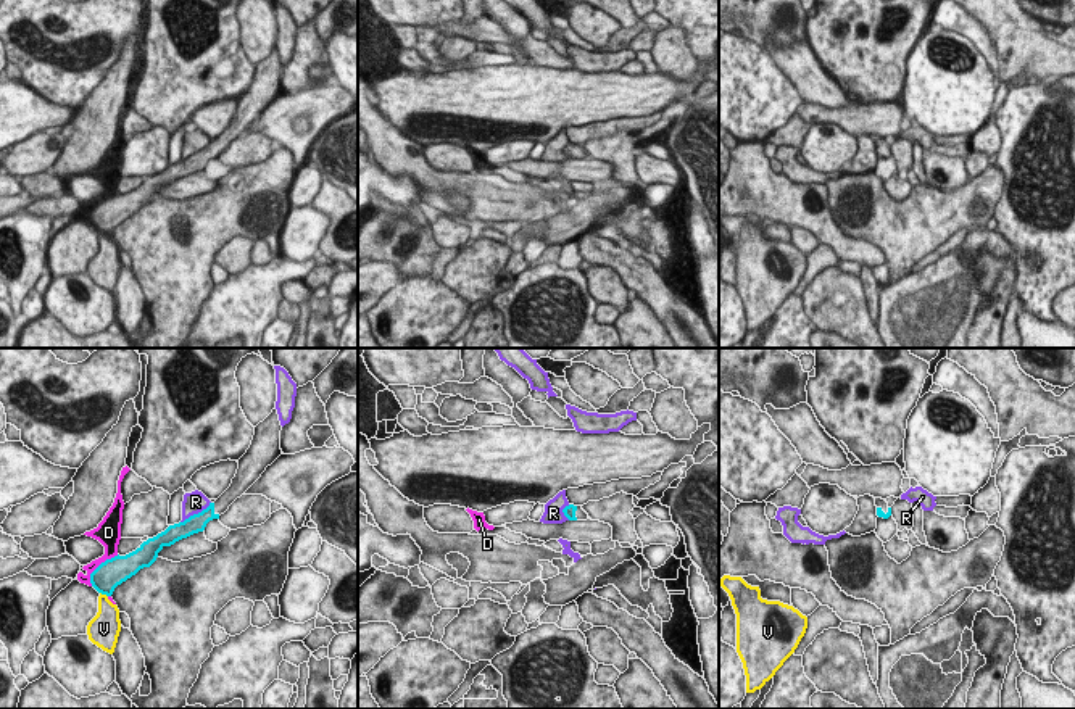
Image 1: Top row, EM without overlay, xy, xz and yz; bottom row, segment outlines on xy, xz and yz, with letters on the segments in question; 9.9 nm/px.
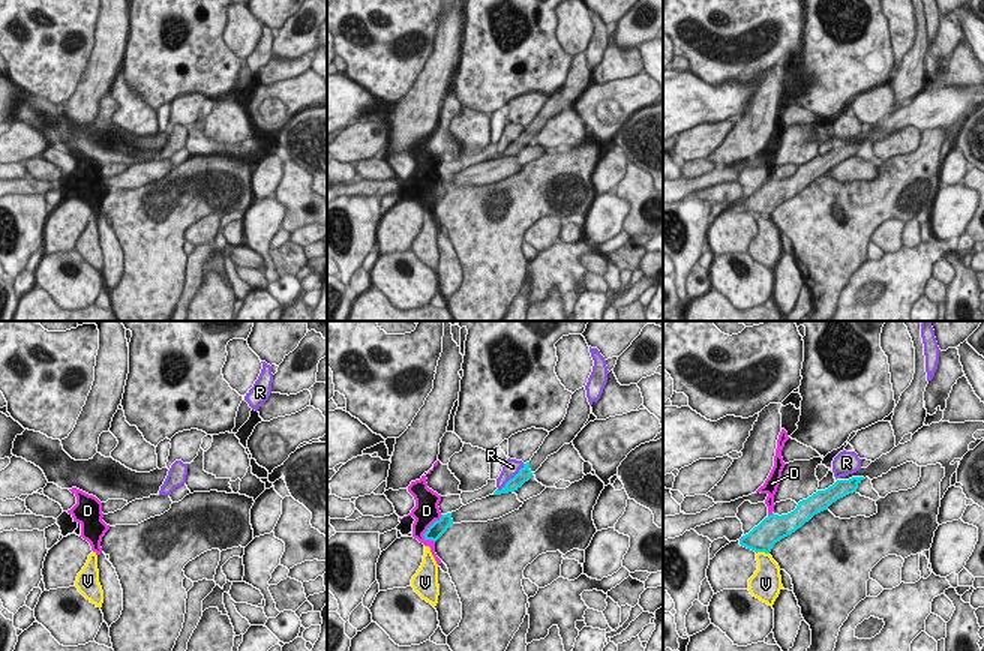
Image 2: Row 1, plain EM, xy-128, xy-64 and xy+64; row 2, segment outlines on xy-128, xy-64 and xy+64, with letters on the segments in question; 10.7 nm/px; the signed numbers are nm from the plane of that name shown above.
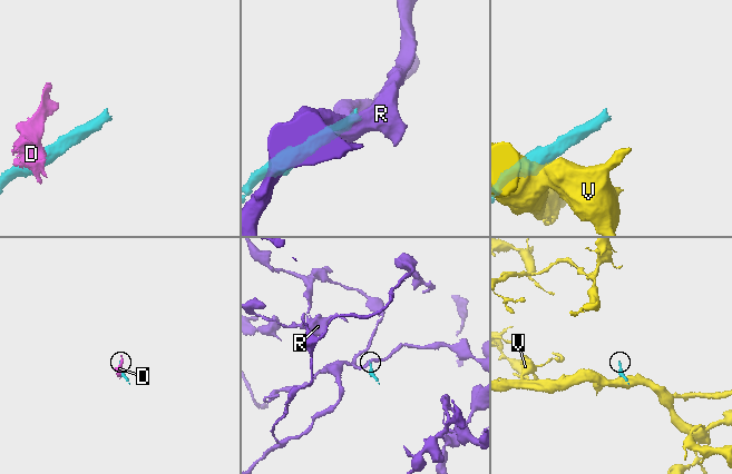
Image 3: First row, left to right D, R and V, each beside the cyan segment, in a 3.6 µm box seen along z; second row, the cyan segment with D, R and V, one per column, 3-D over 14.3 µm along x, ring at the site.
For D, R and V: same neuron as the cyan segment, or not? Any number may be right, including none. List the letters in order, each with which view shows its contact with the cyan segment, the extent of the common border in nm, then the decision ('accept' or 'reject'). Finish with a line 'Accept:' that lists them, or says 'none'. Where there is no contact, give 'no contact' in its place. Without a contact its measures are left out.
D: xy | 420 nm | reject
R: xy | 380 nm | reject
V: xy | 100 nm | reject
Accept: none

